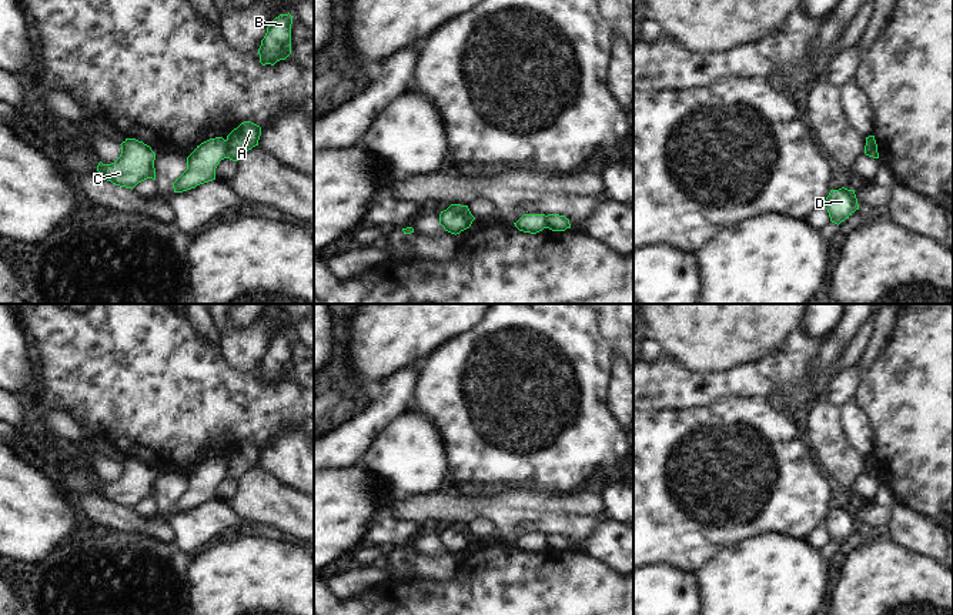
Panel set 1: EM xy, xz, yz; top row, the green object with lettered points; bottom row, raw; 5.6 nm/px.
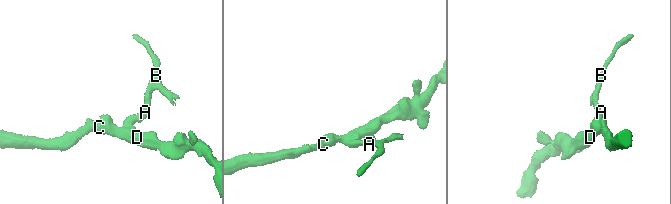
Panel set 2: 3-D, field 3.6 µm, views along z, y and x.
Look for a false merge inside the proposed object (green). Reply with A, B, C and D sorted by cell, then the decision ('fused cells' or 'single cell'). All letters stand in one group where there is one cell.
groups A B / C D; fused cells

